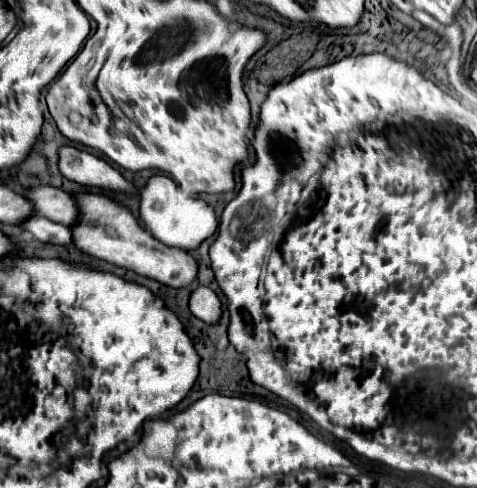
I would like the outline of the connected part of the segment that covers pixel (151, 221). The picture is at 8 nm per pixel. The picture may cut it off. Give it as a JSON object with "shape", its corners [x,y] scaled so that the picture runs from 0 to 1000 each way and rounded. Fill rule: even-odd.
{"shape":[[[325,359],[296,391],[296,453],[317,473],[325,490],[350,506],[375,506],[405,514],[430,490],[438,490],[455,469],[455,449],[447,428],[417,404],[388,400],[375,379],[350,359]]]}

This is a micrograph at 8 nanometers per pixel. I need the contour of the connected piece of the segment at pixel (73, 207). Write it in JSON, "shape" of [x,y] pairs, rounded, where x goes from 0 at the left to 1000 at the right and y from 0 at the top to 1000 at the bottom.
{"shape":[[[78,383],[44,395],[52,395],[69,412],[69,424],[82,441],[111,449],[115,457],[136,457],[136,465],[157,465],[161,457],[170,457],[170,432],[161,424],[161,412],[132,387]]]}

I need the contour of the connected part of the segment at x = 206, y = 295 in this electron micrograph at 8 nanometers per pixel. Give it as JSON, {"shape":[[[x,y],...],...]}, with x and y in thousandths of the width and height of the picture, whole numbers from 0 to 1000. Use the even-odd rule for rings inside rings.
{"shape":[[[413,588],[400,600],[396,629],[400,629],[400,641],[430,662],[447,666],[463,654],[463,617],[438,588]]]}

